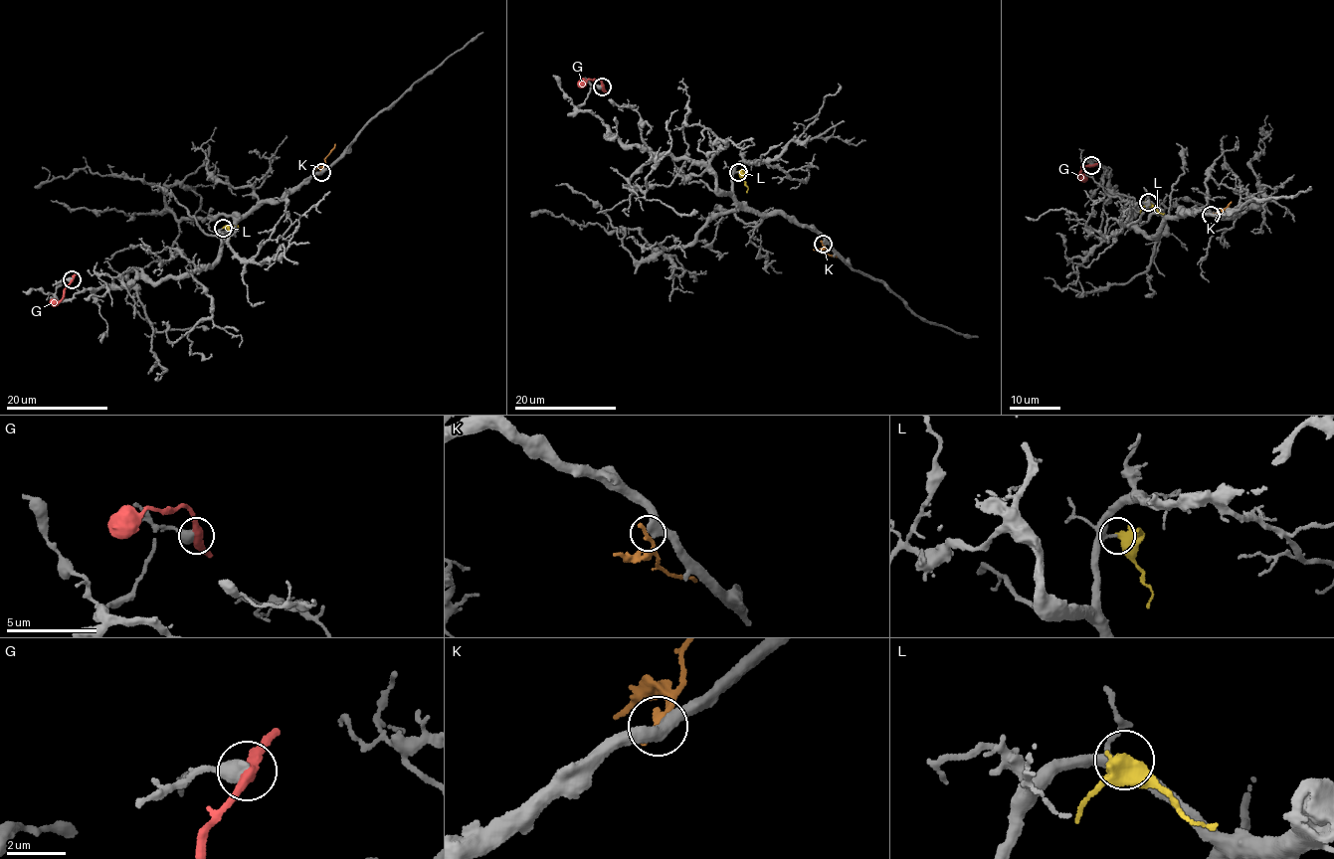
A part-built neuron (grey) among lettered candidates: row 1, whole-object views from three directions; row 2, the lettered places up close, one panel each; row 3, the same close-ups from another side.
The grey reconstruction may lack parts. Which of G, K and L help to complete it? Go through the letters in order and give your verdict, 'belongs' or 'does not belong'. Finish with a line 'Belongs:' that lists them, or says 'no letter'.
G: does not belong
K: does not belong
L: does not belong
Belongs: no letter

